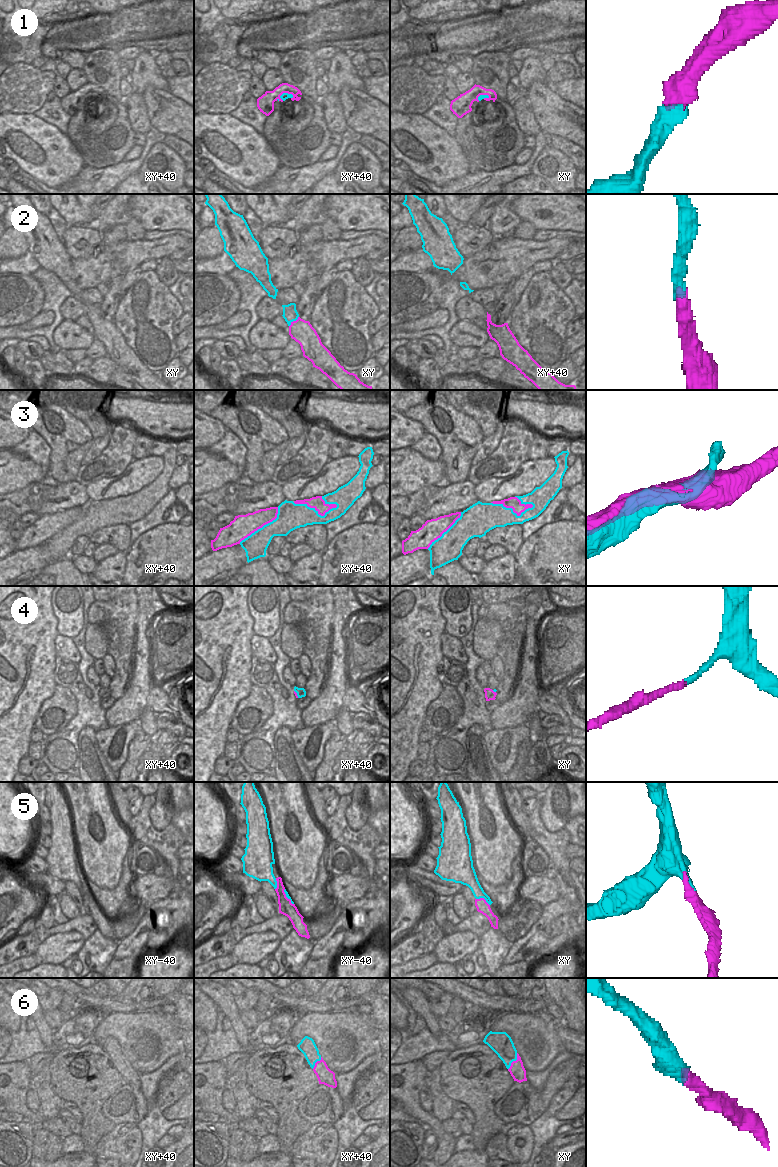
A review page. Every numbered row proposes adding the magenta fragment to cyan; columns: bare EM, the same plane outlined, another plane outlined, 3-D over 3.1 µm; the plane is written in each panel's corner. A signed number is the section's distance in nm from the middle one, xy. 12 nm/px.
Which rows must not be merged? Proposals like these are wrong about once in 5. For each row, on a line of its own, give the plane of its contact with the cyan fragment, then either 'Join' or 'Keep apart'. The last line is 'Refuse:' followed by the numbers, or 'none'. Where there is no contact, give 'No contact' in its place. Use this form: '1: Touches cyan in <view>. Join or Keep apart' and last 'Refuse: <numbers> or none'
1: Touches cyan in xy+40. Join
2: Touches cyan in xy. Join
3: Touches cyan in xy+40. Keep apart
4: Touches cyan in xy+40. Join
5: Touches cyan in xy. Join
6: Touches cyan in xy. Join
Refuse: 3

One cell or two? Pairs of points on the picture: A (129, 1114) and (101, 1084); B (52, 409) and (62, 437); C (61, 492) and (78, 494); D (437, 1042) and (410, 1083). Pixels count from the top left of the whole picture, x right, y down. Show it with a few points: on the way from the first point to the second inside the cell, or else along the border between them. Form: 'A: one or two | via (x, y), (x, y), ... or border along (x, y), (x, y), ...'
A: two | border along (122, 1083), (102, 1106), (102, 1114), (106, 1118)
B: one | via (52, 416), (65, 430)
C: one | via (65, 494), (74, 494)
D: two | border along (421, 1059), (400, 1064)

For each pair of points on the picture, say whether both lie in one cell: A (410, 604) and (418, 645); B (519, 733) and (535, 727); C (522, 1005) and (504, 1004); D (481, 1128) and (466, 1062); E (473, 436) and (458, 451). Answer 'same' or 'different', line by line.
A: same
B: different
C: different
D: same
E: same

